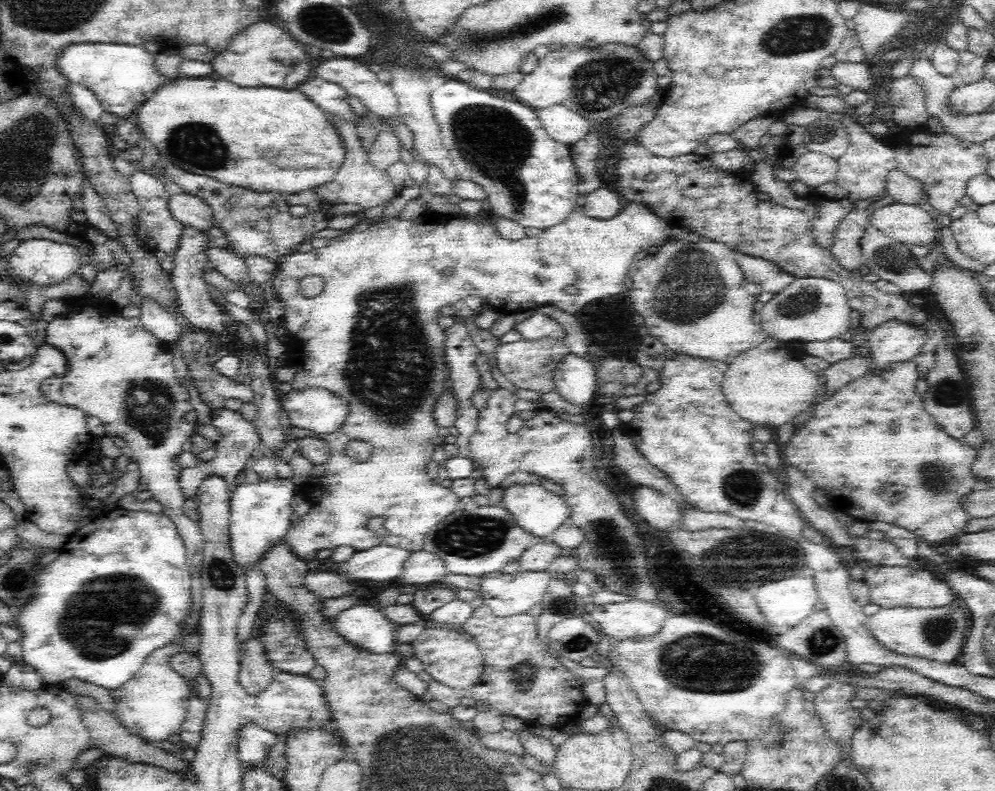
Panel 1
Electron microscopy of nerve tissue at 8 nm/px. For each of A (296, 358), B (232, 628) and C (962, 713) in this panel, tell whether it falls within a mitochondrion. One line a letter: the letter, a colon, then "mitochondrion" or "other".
A: other
B: other
C: other

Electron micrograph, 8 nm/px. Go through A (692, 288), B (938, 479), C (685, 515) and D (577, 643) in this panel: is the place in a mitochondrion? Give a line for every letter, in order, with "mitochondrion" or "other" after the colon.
A: mitochondrion
B: mitochondrion
C: other
D: mitochondrion

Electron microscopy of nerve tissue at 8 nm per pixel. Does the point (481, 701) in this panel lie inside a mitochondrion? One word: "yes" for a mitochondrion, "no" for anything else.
no

